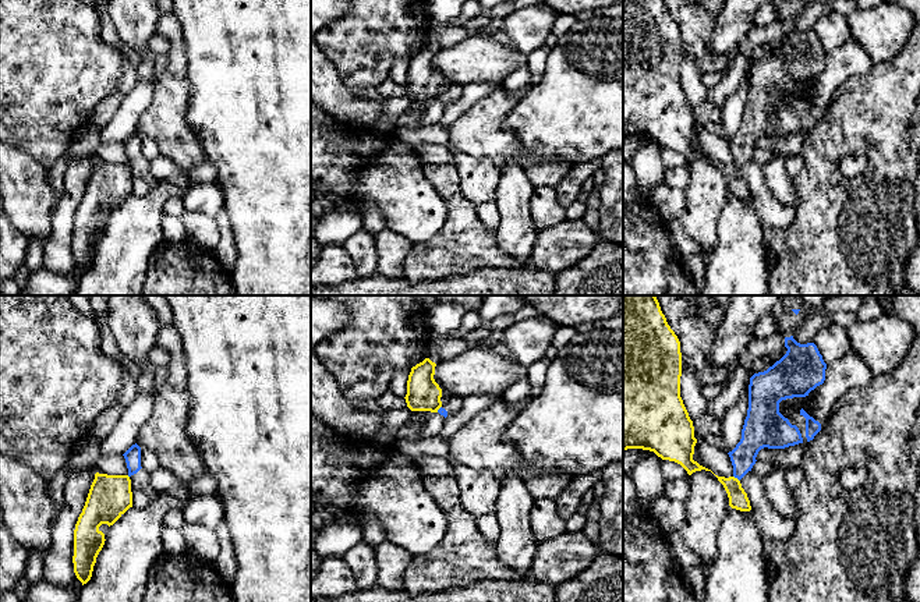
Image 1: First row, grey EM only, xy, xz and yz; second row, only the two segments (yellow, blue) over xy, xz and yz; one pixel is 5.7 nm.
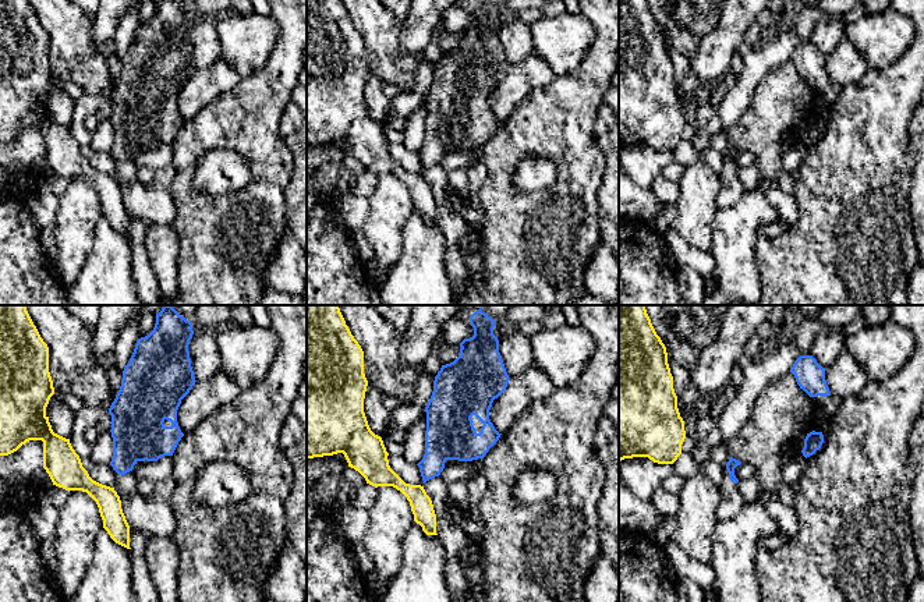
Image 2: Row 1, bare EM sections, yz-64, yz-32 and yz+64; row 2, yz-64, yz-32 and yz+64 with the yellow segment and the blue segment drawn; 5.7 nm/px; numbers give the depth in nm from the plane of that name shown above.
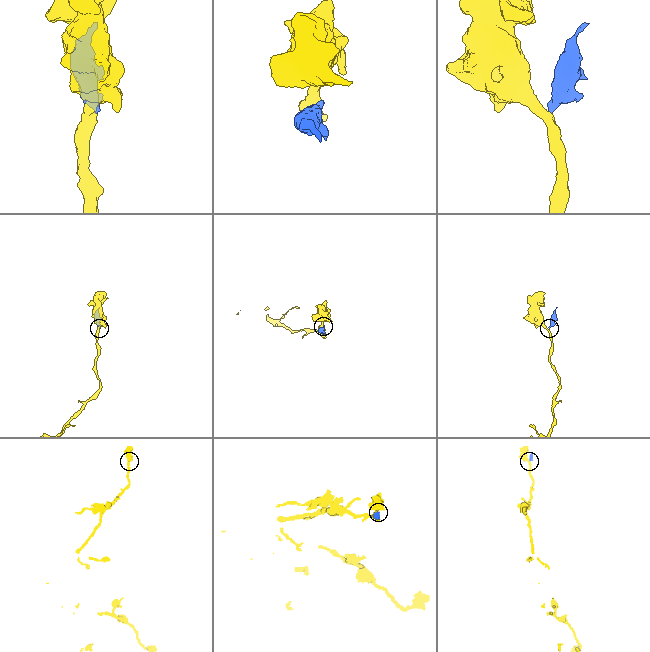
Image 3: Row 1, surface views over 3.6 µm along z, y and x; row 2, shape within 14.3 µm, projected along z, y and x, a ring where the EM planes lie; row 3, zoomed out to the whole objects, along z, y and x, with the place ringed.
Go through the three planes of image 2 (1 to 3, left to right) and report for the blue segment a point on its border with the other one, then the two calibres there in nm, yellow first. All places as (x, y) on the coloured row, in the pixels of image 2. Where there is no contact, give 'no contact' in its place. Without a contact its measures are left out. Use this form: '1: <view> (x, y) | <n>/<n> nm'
1: no contact
2: no contact
3: no contact

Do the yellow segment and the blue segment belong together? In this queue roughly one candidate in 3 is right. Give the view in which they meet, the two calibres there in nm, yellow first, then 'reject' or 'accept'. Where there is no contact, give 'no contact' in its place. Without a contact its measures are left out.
yz | 110/140 nm | reject

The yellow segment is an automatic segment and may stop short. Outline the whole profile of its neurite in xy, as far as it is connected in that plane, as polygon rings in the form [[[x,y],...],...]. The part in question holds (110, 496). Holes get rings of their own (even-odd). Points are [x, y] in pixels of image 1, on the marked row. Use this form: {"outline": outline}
{"outline": [[[96,472],[74,530],[74,573],[82,585],[91,580],[96,557],[106,541],[99,527],[113,525],[130,507],[130,477]]]}

